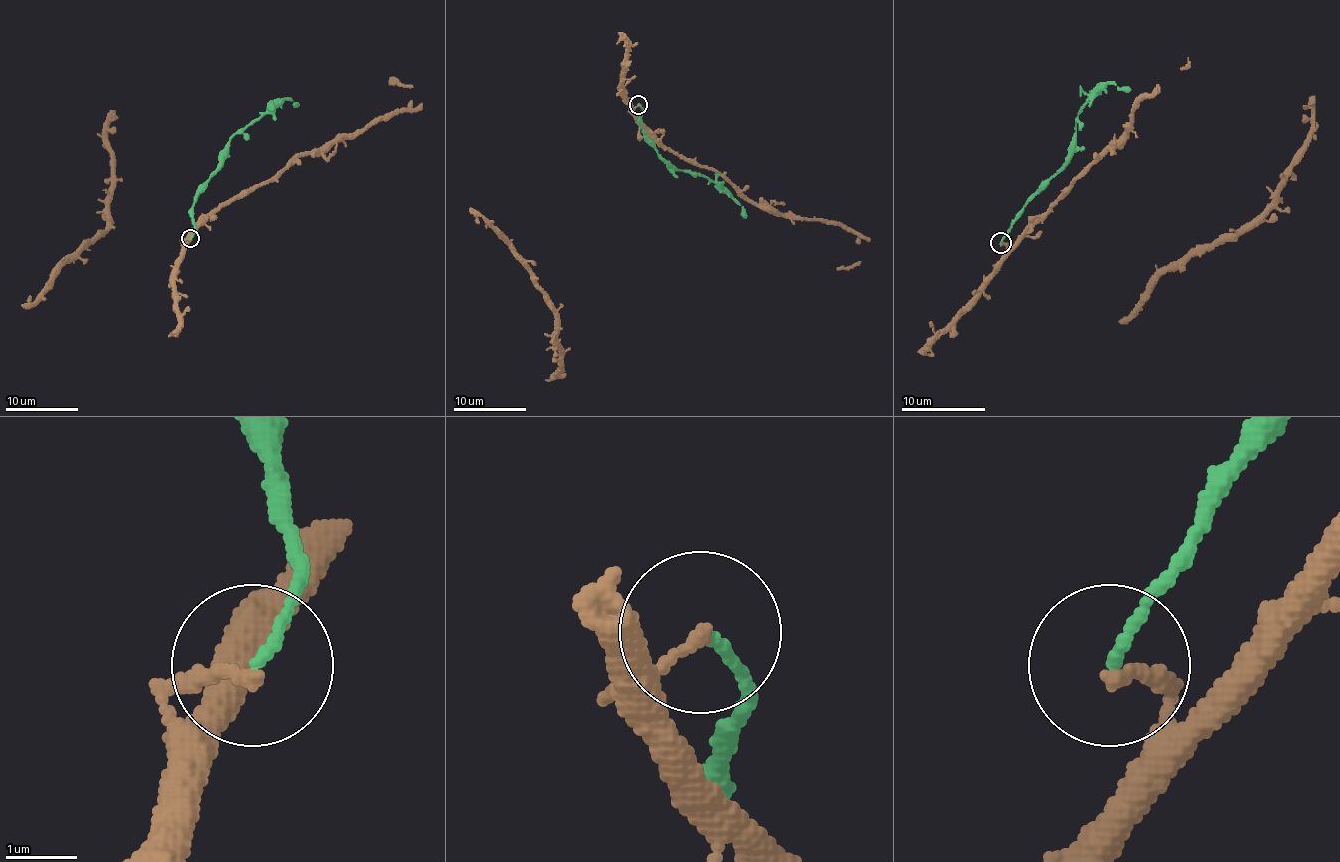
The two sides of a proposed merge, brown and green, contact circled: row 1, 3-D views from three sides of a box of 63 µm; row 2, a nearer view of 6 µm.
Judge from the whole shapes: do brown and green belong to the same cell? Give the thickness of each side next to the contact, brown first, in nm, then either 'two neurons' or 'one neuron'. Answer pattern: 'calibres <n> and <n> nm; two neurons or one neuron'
calibres 200 and 140 nm; two neurons

